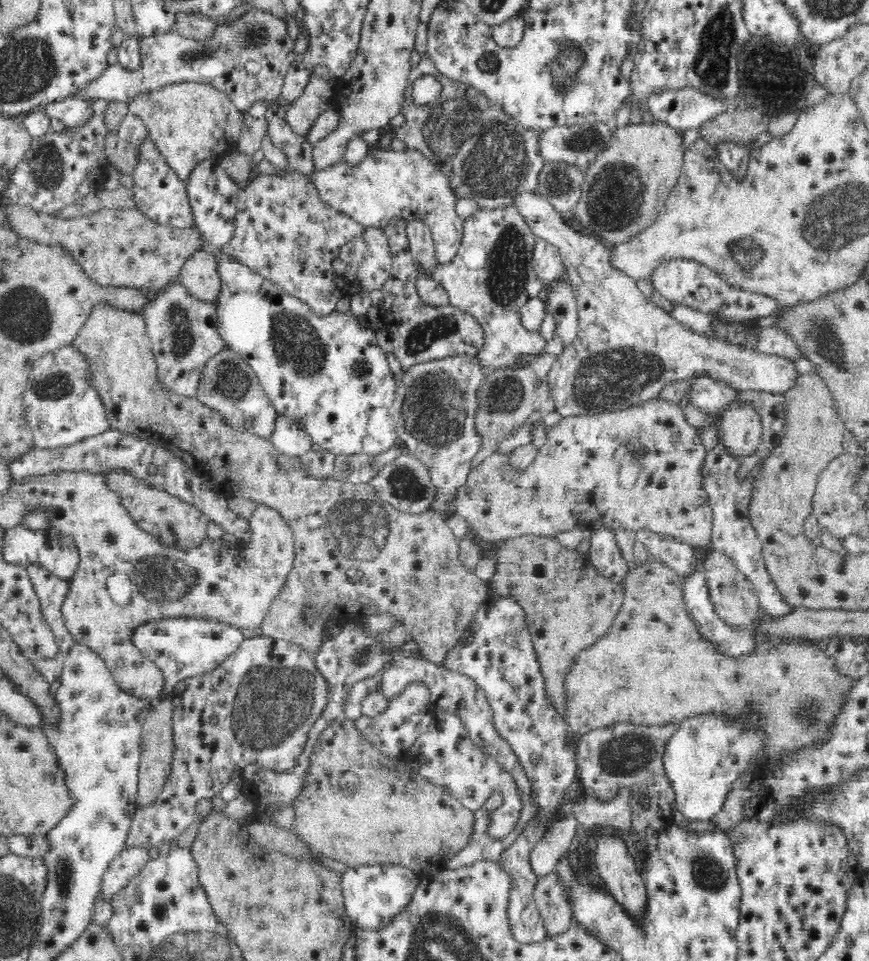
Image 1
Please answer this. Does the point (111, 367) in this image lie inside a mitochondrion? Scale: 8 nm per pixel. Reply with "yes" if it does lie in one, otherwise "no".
yes

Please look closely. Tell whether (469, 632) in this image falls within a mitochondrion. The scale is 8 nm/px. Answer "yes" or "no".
no

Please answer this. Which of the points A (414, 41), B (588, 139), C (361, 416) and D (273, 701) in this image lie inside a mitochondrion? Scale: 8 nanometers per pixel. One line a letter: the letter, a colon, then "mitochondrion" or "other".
A: other
B: mitochondrion
C: other
D: mitochondrion

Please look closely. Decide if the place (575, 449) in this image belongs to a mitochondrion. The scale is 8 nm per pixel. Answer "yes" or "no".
no

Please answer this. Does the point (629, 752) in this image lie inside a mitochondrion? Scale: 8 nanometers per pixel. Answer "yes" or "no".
yes

